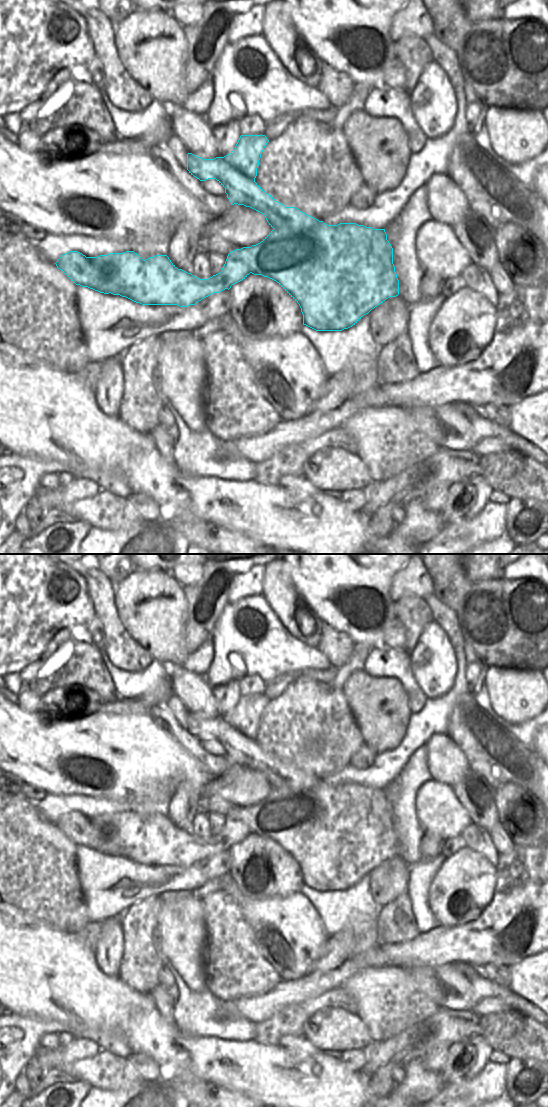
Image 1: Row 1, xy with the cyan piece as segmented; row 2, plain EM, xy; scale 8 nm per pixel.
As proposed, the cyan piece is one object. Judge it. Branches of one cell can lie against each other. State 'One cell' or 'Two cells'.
Two cells.

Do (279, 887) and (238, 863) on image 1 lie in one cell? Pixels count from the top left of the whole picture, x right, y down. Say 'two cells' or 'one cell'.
one cell

